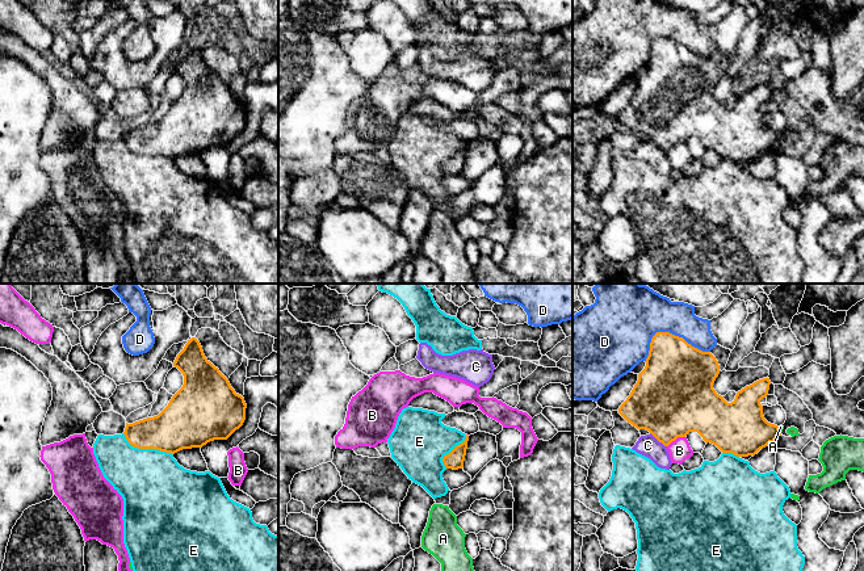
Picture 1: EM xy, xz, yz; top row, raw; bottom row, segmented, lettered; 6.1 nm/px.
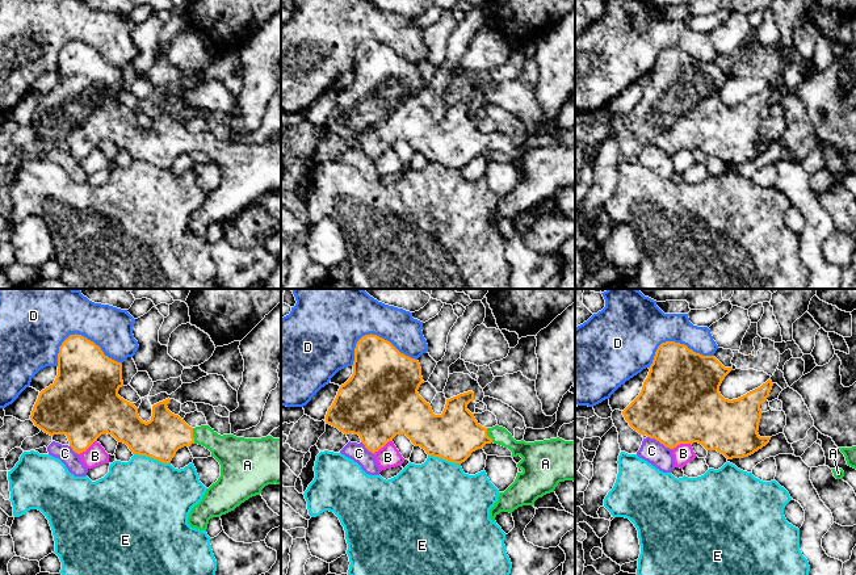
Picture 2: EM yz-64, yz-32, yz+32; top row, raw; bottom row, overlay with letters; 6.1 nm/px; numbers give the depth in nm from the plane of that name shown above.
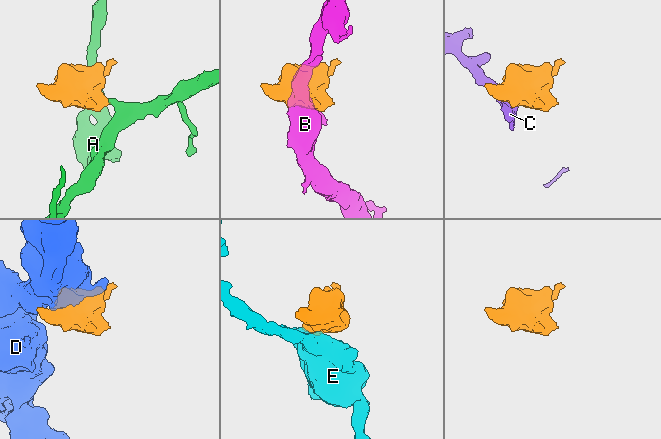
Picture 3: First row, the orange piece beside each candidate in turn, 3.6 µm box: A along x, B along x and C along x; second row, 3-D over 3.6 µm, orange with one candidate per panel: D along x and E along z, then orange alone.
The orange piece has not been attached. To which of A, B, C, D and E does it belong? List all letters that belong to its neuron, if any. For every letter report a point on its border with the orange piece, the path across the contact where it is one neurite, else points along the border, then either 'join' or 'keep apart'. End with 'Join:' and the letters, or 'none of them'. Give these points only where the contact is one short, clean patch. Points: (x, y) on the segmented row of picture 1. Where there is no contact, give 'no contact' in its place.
A: yz (779, 429) | across yz (739, 428), (779, 429), (780, 427) | join
B: yz (675, 439) | keep apart
C: yz (658, 440) | keep apart
D: yz (669, 332) | keep apart
E: xy (146, 448) | along xy (122, 433), (134, 446), (155, 448), (172, 454) | keep apart
Join: A

